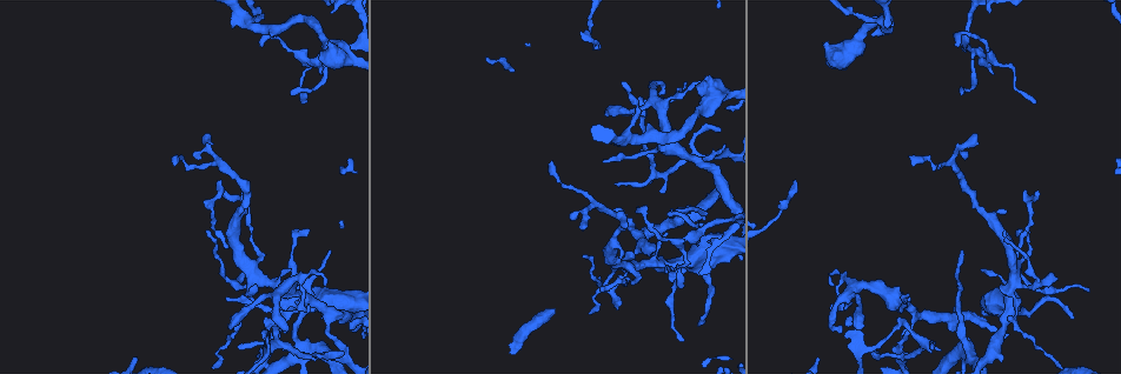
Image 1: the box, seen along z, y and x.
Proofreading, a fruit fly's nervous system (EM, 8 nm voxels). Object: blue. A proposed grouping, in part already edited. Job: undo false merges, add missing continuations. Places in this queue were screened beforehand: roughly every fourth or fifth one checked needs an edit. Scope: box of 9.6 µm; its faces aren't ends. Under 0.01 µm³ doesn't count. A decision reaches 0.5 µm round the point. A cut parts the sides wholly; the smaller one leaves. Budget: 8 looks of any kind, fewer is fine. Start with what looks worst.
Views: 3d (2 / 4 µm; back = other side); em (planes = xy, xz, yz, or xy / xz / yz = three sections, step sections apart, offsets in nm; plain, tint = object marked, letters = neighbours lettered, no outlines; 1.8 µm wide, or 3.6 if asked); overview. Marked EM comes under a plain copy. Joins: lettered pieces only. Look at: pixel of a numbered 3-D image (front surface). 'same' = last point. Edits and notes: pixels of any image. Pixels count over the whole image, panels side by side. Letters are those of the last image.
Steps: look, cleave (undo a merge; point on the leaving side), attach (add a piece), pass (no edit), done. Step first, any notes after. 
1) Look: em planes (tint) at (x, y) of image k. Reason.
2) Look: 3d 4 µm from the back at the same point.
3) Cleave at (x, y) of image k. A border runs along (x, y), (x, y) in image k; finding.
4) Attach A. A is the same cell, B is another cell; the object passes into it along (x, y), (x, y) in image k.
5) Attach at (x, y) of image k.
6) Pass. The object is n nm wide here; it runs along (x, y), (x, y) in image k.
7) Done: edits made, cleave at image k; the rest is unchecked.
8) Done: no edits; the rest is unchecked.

Look: em yz step 8 (tint) at (306, 62) of image 1. Three arms meet.

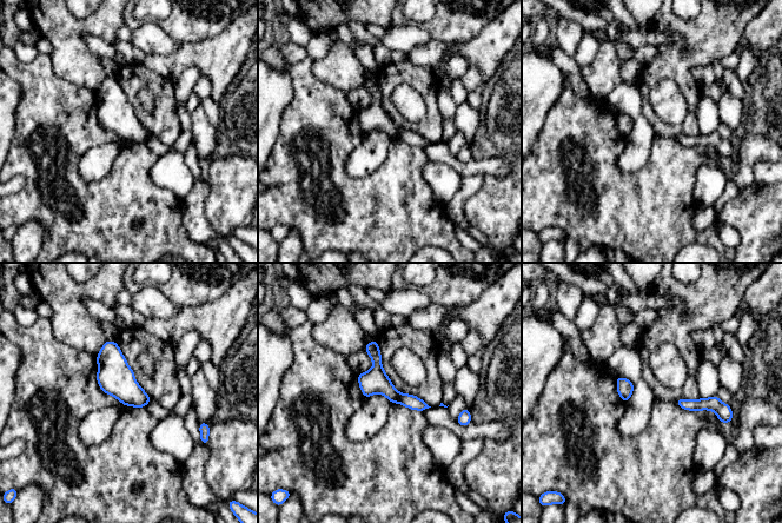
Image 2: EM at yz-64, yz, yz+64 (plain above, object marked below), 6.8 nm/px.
Look: em planes (letters) at the same point. Cut it another way.

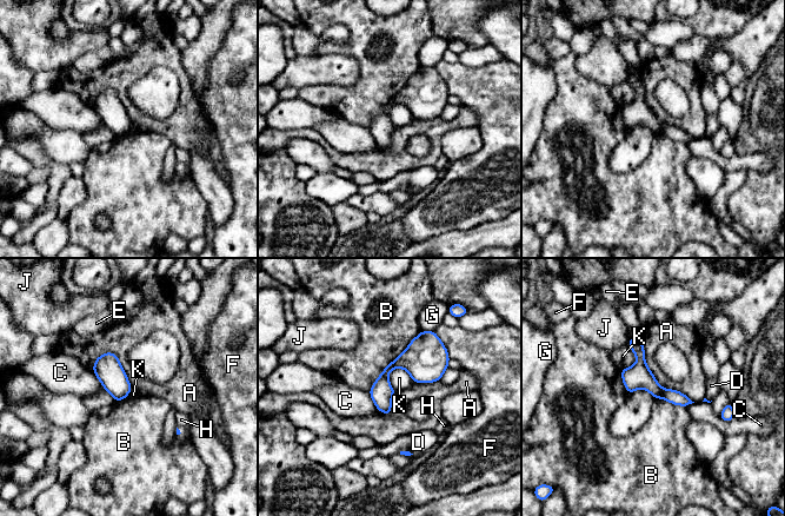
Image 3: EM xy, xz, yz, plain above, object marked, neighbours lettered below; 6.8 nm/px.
Pass. A, B, C, D, E, F, G, H, J and K are other cells; it runs along (632, 341), (640, 374), (685, 403) in image 3; continuous, no second cell.

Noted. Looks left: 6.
Look: em xz step 16 (tint) at (654, 102) of image 1. Sharp bend.

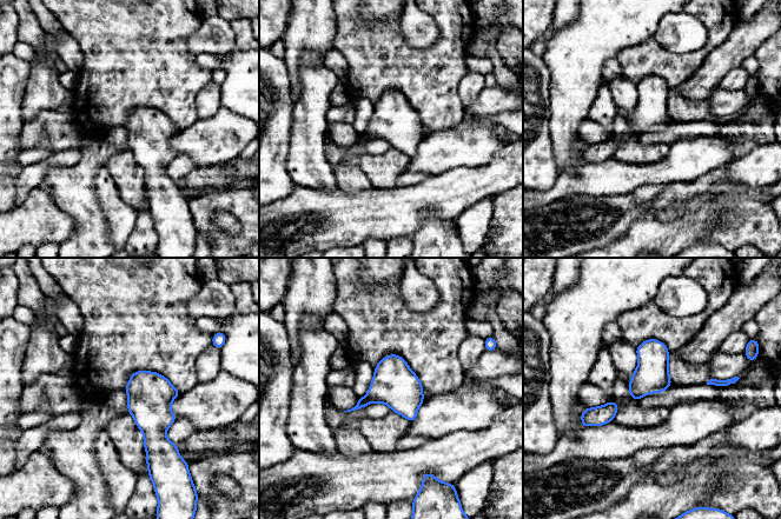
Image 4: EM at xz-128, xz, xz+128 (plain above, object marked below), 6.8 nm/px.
Look: em planes (letters) at the same point. Another direction.

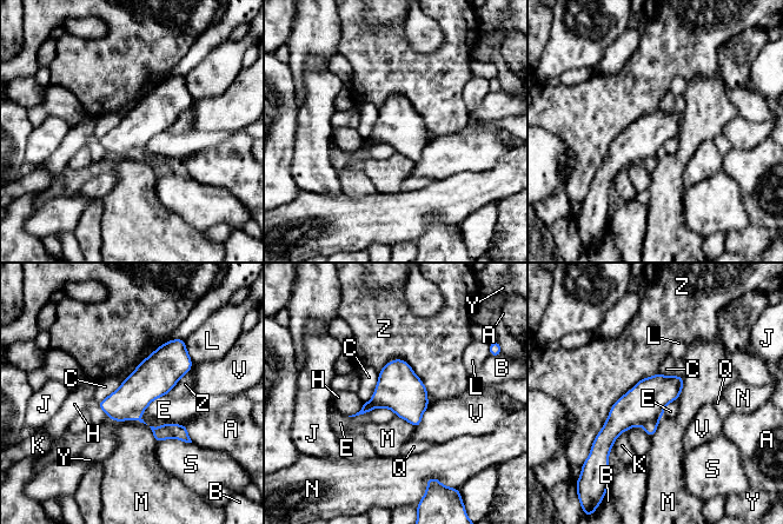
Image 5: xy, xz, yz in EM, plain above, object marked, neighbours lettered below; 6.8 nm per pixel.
Pass. The object is 260 nm wide here; A, B, C, E, H, J, K, L, M, N, Q, S, V, Y and Z are other cells; a border runs along (396, 413), (373, 408), (347, 416) in image 5; continuous, no second cell.

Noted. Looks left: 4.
Look: em xy step 8 (tint) at (593, 49) of image 1. Tapers out.

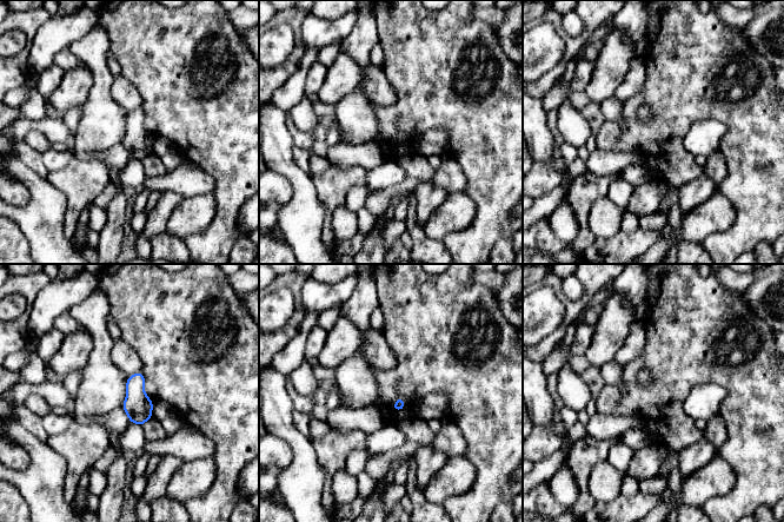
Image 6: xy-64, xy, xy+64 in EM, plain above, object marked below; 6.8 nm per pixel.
Look: em yz step 4 (letters) at the same point. Cut it another way.

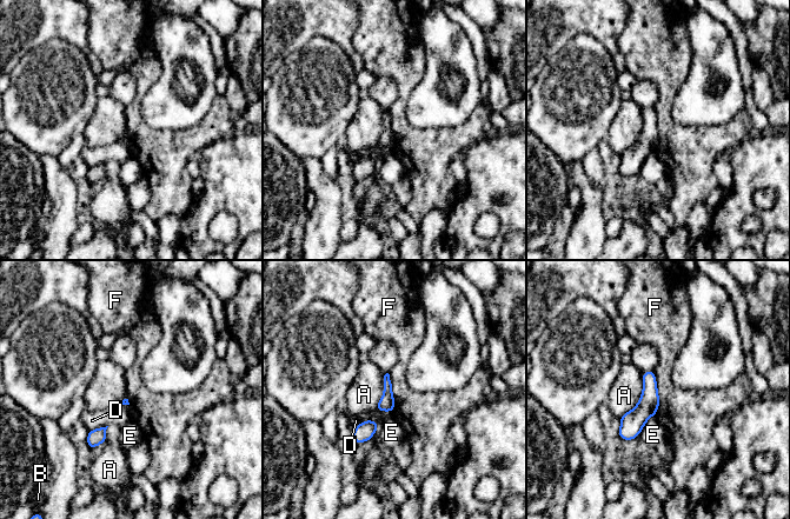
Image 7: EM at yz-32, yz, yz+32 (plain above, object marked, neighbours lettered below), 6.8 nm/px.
Pass. The longest contact is with A, 340 nm; A, B, D, E and F are other cells; no lettered piece goes on from it.

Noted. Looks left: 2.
Done: no edits; the rest is unchecked.

